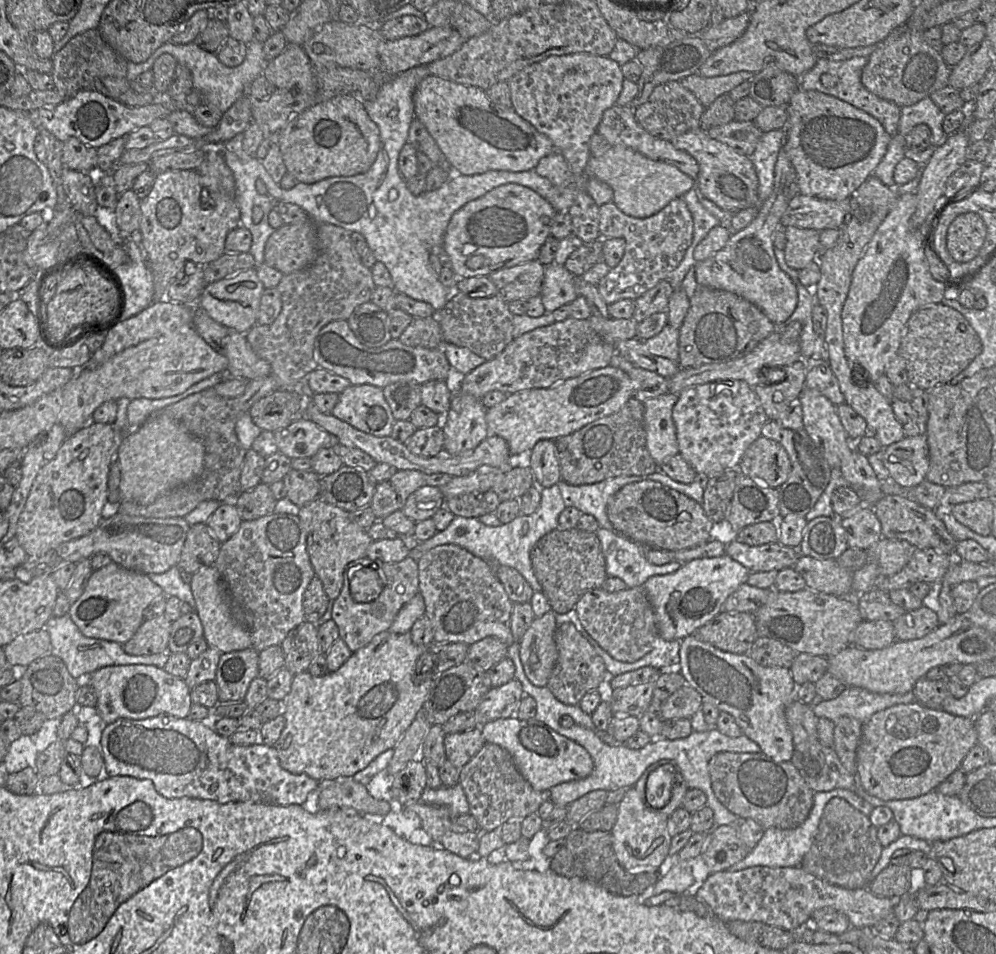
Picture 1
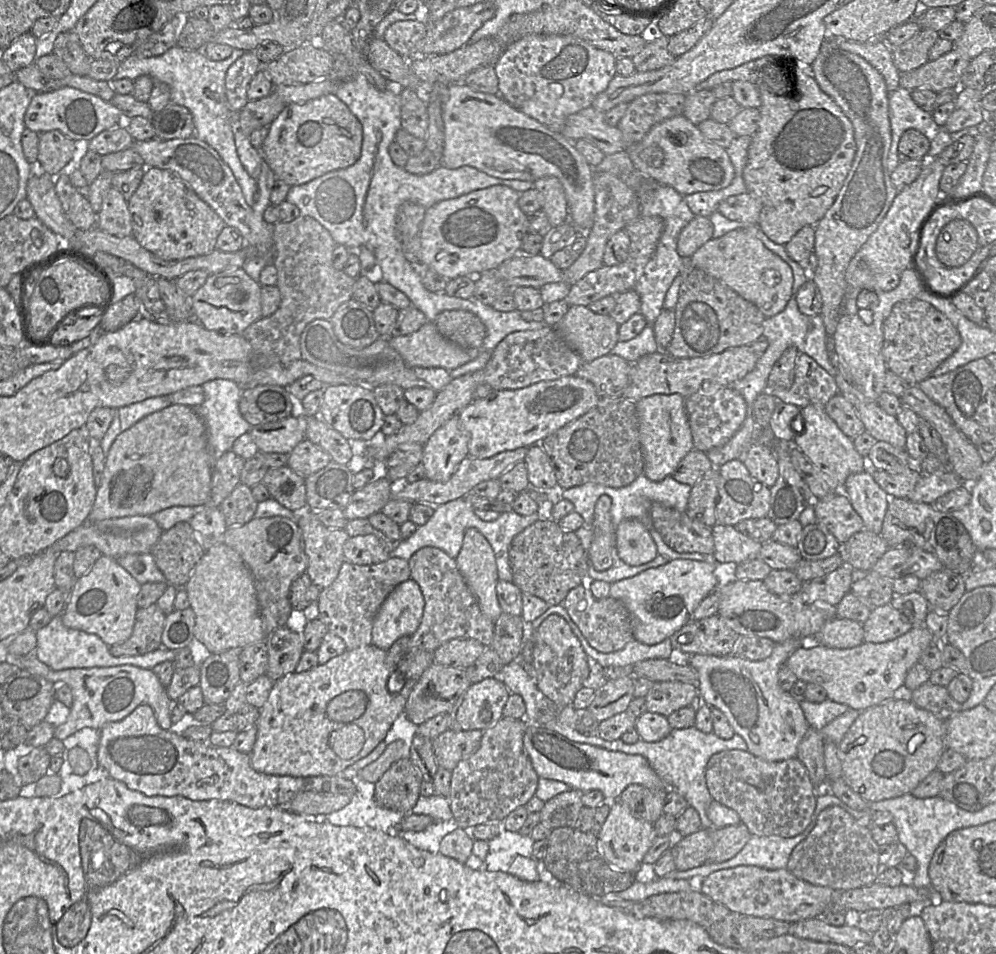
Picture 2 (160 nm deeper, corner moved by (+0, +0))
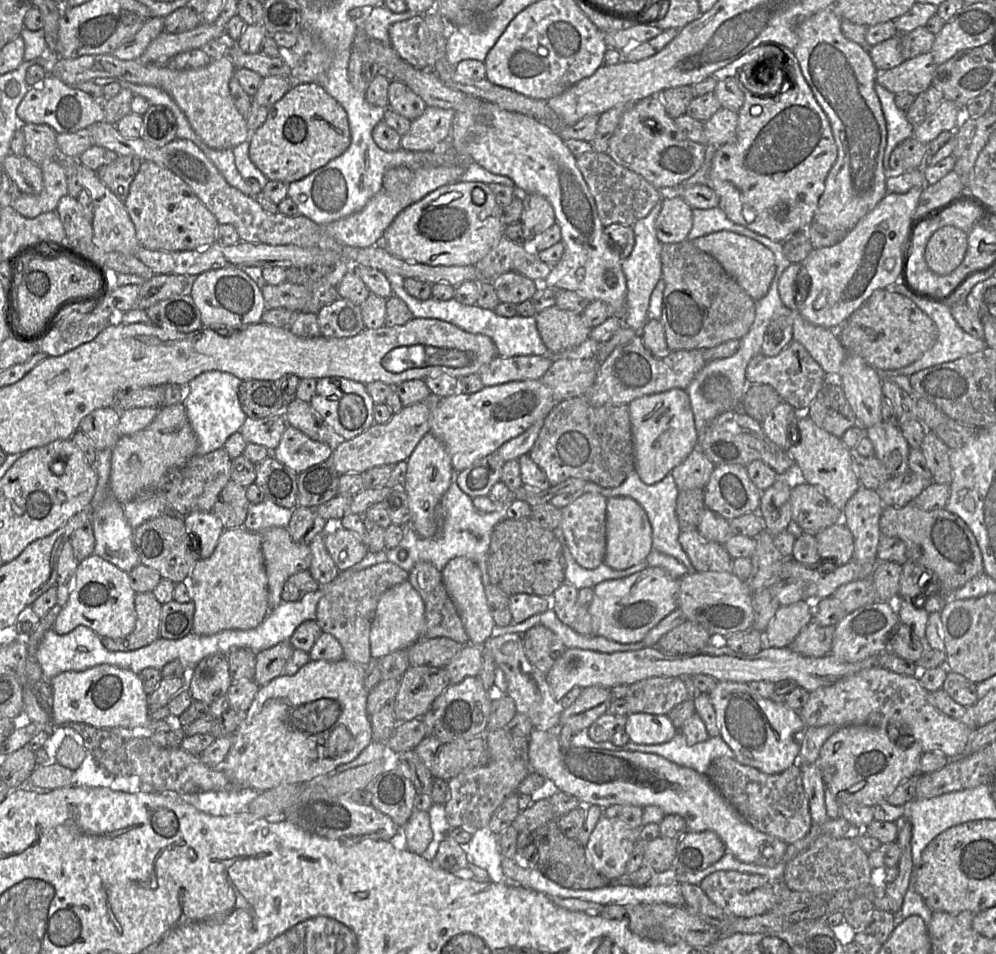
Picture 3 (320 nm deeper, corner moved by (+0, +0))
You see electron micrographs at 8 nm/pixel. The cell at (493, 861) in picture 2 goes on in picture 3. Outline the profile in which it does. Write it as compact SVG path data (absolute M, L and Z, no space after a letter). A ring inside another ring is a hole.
M488 827L474 830L467 844L461 845L468 863L475 864L488 872L489 881L504 882L506 877L502 869L503 857L498 846L499 835Z

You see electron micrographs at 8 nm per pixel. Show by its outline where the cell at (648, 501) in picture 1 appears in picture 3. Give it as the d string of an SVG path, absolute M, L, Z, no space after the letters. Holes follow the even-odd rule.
M697 528L682 529L678 540L695 571L731 572L733 558L724 546L702 536Z

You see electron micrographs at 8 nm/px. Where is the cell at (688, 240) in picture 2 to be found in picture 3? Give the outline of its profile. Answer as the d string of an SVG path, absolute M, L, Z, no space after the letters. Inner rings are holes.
M662 191L662 208L656 221L656 235L661 244L674 244L687 240L693 225L693 209L678 195L673 195L674 191Z

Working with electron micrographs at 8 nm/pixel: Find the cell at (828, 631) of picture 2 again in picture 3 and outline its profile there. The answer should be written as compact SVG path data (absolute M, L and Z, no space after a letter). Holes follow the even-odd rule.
M813 621L805 625L788 648L808 657L821 657L830 653L835 626L821 626Z

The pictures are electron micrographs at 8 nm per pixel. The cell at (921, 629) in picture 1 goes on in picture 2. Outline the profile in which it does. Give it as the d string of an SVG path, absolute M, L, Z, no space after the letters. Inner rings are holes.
M886 604L872 609L869 618L863 623L864 642L883 643L894 640L913 628L902 612Z

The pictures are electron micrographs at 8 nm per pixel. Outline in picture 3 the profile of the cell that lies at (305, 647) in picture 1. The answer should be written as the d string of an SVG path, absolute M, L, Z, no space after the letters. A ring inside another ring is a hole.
M280 642L271 648L257 653L254 682L259 687L262 687L281 676L293 650L294 648L289 642Z

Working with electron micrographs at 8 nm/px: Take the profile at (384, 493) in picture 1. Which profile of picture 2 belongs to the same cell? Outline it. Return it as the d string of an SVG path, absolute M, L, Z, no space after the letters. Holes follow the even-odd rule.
M387 478L375 479L364 487L357 489L343 509L349 520L368 518L378 513L391 500L391 484Z

